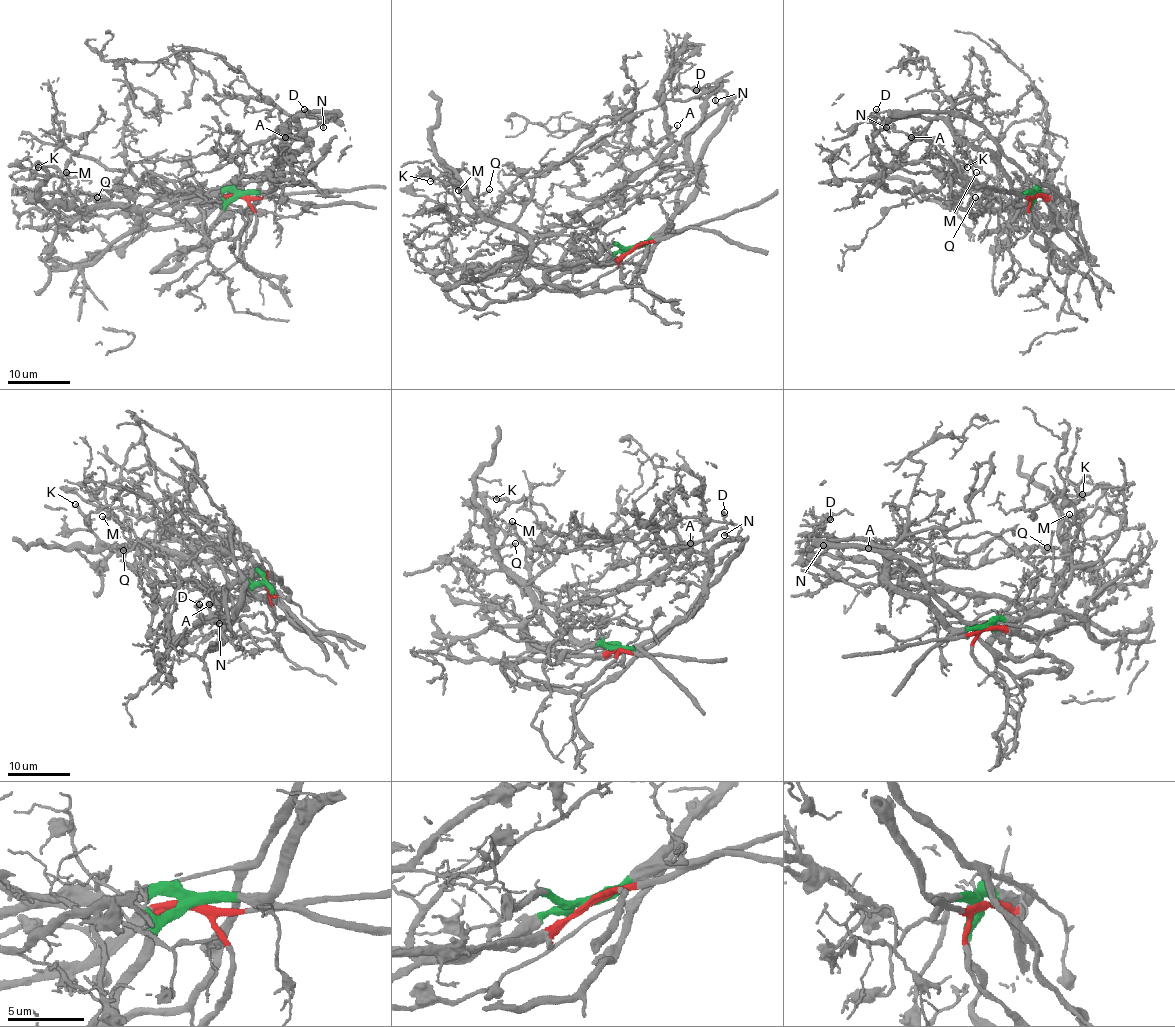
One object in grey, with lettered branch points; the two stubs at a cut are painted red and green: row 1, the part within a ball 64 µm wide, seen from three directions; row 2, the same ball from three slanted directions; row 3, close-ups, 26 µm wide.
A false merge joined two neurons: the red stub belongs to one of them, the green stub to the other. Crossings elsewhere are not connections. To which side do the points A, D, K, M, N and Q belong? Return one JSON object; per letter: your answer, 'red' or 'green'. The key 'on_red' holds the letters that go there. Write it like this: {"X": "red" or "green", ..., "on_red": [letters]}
{"A": "green", "D": "green", "K": "red", "M": "red", "N": "green", "Q": "red", "on_red": ["K", "M", "Q"]}

